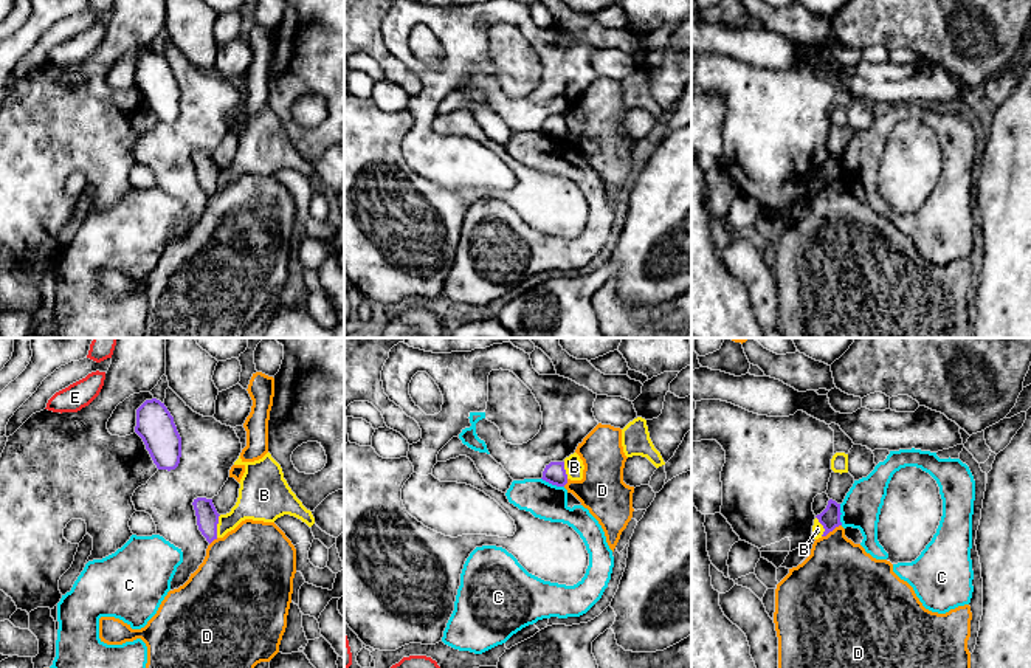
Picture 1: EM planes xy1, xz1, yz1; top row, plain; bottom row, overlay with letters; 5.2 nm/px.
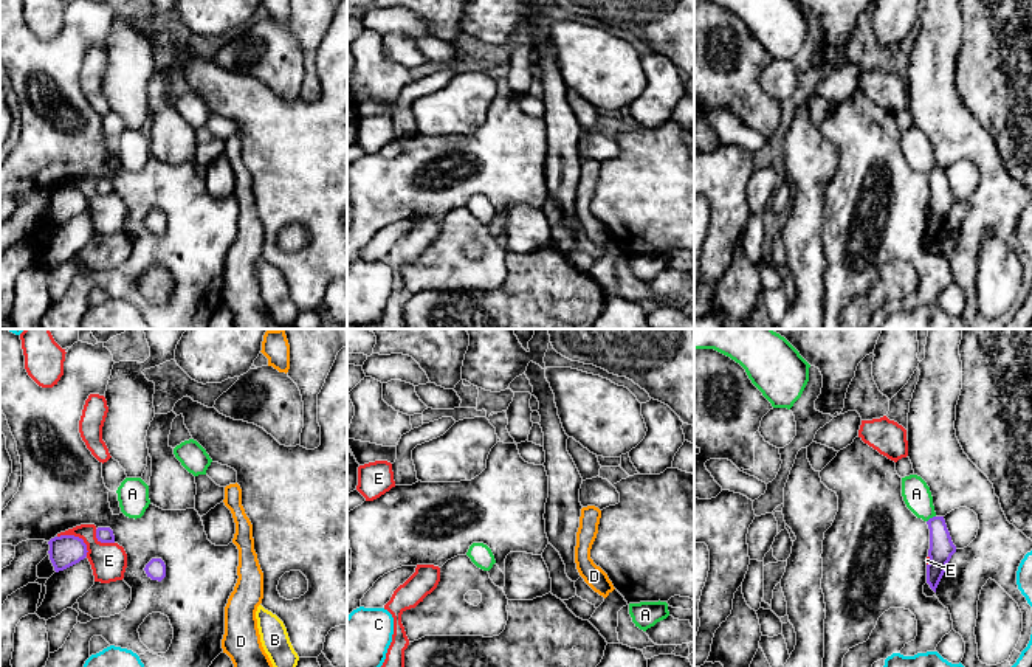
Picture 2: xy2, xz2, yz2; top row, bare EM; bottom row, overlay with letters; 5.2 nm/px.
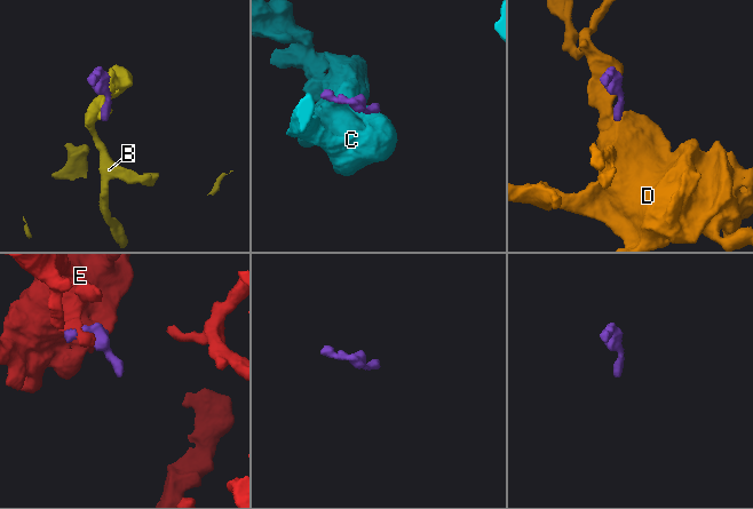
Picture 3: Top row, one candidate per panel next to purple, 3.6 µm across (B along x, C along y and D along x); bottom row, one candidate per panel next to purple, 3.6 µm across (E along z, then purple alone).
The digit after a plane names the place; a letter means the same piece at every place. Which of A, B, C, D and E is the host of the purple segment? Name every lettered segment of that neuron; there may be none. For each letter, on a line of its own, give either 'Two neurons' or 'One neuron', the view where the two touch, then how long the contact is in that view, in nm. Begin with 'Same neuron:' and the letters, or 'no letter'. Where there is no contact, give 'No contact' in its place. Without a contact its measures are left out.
Same neuron: A
A: One neuron. Touches purple in yz2. Shared border 60 nm
B: Two neurons. Touches purple in xy1. Shared border 120 nm
C: Two neurons. Touches purple in xz1. Shared border 130 nm
D: Two neurons. Touches purple in yz1. Shared border 120 nm
E: Two neurons. Touches purple in xy2. Shared border 190 nm

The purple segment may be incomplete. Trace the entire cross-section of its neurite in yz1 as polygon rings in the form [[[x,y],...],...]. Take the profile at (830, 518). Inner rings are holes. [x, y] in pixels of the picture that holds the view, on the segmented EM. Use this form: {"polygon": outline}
{"polygon": [[[829,499],[826,508],[820,515],[815,516],[825,529],[822,536],[826,536],[836,527],[842,525],[840,515],[842,515],[840,513],[840,504]]]}

